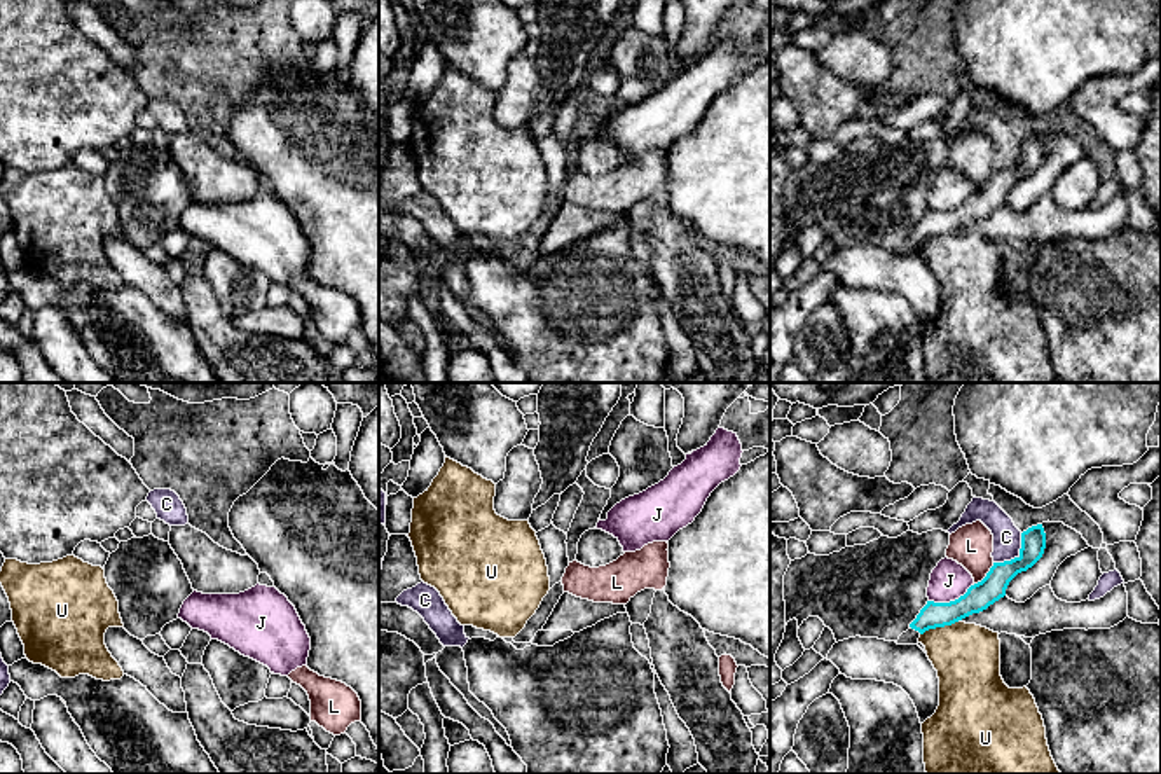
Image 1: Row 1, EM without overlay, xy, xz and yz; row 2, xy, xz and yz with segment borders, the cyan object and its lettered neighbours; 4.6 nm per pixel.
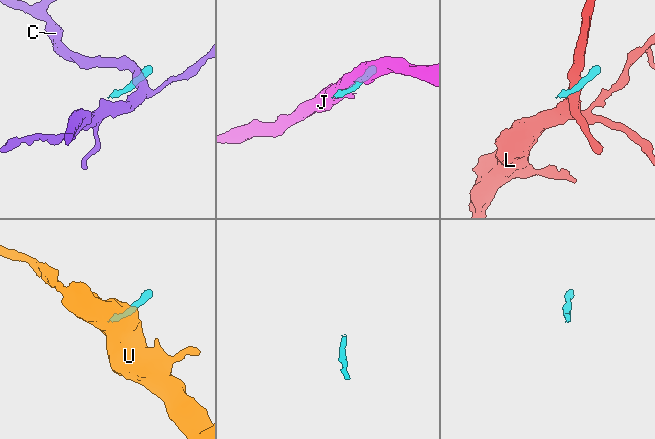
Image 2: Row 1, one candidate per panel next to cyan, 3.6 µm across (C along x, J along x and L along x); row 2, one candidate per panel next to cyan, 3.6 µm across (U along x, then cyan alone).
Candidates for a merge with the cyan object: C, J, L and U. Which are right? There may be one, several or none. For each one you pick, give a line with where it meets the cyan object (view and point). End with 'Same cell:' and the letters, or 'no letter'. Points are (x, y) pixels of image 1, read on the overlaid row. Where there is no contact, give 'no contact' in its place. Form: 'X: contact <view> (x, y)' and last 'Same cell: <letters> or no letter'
Same cell: no letter

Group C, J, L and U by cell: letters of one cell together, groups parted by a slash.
C / J / L / U

